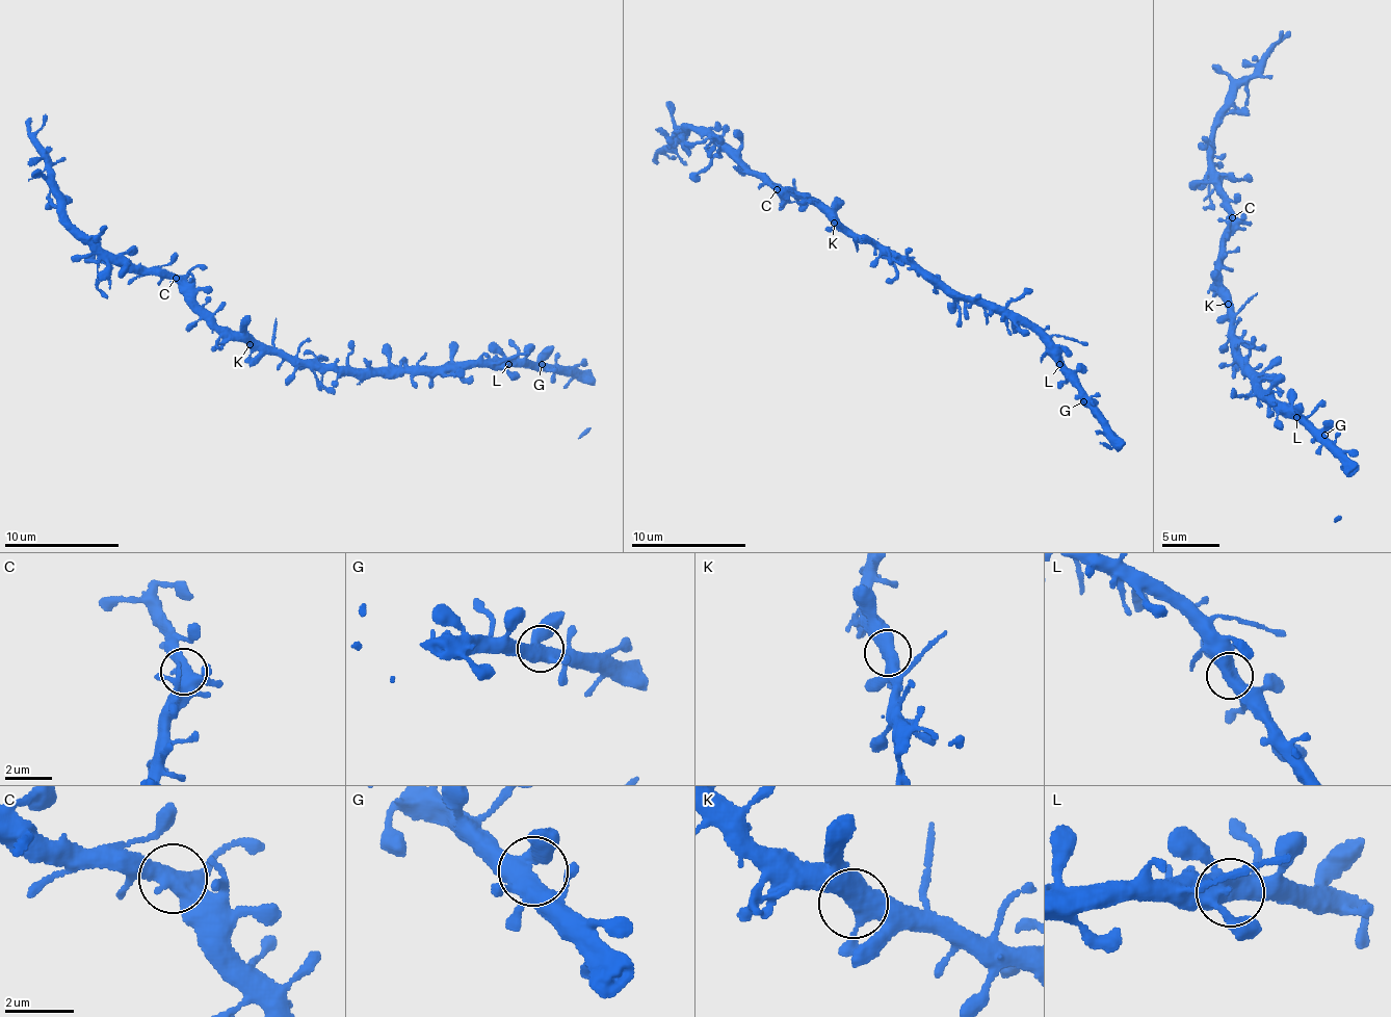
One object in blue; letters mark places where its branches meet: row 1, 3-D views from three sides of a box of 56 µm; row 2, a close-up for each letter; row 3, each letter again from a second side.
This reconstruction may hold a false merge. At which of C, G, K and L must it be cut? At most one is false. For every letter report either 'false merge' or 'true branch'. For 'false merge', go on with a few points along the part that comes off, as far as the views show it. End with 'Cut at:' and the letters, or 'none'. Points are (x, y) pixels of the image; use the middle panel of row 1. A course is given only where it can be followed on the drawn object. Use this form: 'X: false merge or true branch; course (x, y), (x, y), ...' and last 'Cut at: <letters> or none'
C: true branch
G: true branch
K: true branch
L: true branch
Cut at: none

